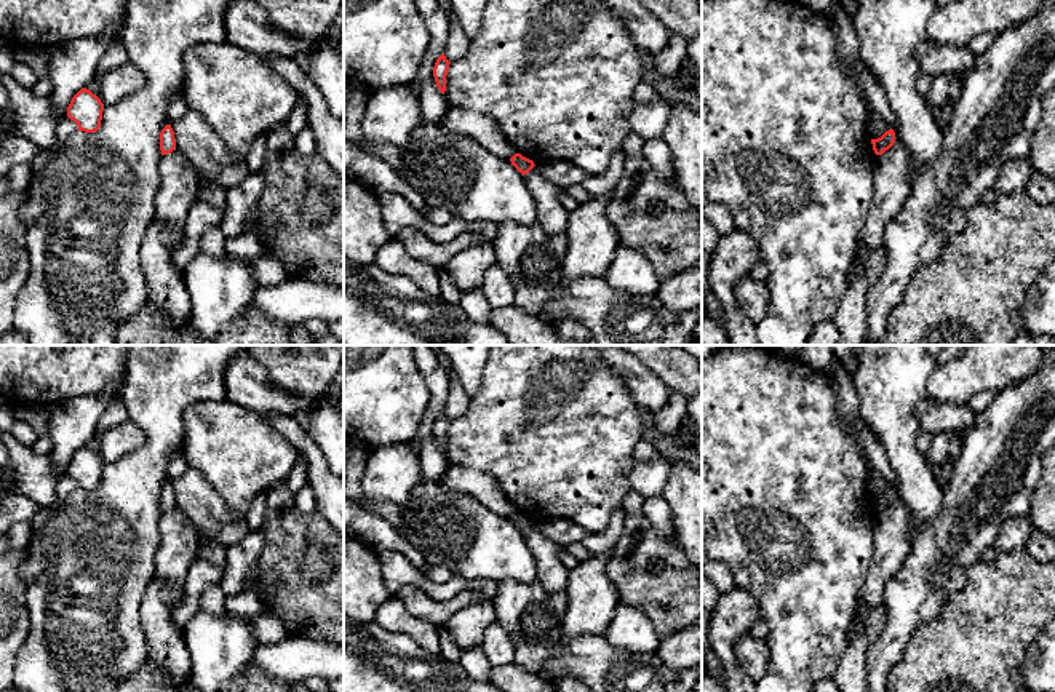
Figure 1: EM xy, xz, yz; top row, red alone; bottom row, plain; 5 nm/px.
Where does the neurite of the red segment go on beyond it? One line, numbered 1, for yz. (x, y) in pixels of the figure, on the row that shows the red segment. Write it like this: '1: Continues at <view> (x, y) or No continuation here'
1: No continuation here

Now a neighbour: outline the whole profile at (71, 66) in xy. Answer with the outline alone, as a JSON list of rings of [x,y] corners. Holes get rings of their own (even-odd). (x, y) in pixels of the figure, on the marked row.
[[[107,27],[96,38],[61,43],[48,51],[48,80],[51,82],[51,113],[54,120],[67,115],[72,97],[96,78],[96,69],[107,46],[118,38],[121,27]]]

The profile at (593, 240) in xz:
[[[611,195],[591,197],[569,213],[567,251],[561,281],[582,276],[604,276],[620,246],[617,232],[607,219]]]

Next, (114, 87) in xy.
[[[128,62],[120,69],[113,69],[106,75],[96,77],[93,82],[96,85],[98,97],[109,105],[134,94],[147,83],[141,69],[133,62]]]

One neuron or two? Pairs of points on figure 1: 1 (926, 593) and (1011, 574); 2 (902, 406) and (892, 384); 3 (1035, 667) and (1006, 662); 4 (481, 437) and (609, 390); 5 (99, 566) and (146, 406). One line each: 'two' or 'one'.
1: two
2: one
3: two
4: one
5: one

